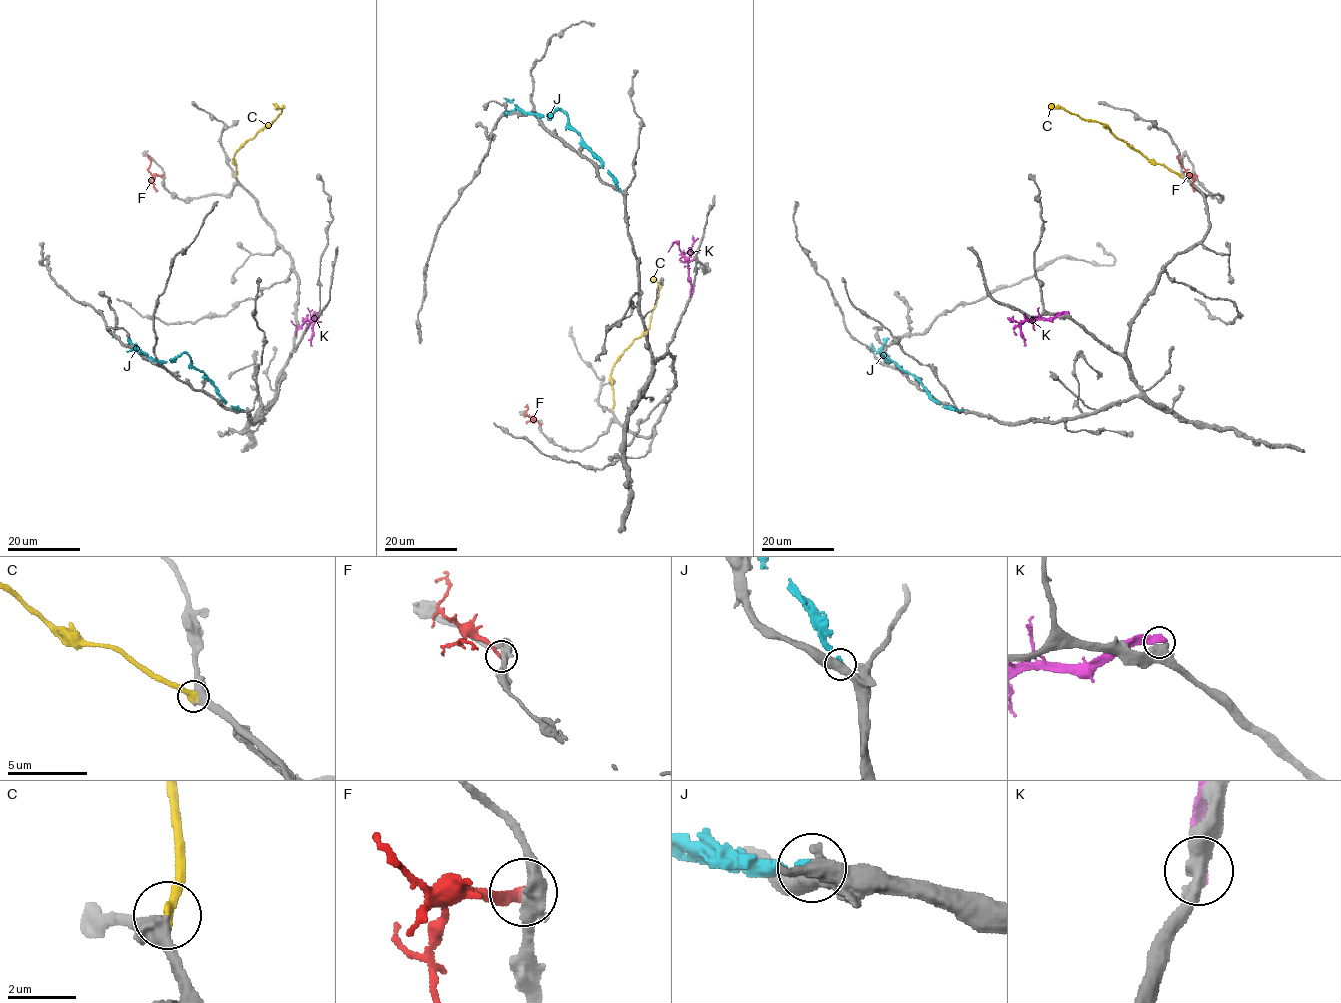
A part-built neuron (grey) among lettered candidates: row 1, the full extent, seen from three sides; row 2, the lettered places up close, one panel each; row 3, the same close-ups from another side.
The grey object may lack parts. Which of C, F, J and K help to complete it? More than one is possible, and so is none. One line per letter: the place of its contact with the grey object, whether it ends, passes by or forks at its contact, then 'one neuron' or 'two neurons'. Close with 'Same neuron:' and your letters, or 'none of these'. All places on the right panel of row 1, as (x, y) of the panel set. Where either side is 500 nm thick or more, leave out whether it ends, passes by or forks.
C: meets grey at (1180, 175); one neuron
F: meets grey at (1195, 175); two neurons
J: meets grey at (962, 410); it ends there; two neurons
K: meets grey at (1067, 313); it ends there; two neurons
Same neuron: C

